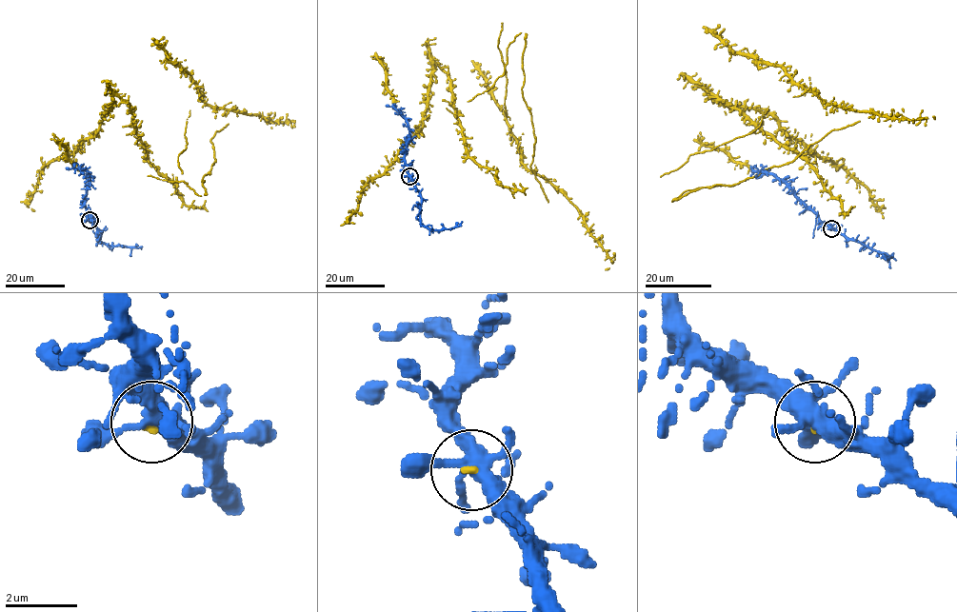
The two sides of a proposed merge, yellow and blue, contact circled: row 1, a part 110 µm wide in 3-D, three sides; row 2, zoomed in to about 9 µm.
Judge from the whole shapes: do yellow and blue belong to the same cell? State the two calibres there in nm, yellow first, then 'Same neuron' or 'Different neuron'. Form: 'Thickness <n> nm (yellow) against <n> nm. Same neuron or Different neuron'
Thickness 110 nm (yellow) against 380 nm. Same neuron

